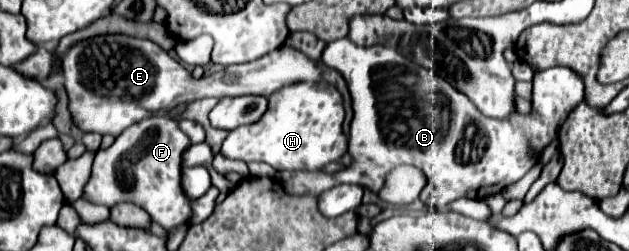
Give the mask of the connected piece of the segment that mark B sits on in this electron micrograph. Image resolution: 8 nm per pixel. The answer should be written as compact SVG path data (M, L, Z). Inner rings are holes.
M344 37L326 45L322 61L340 71L346 83L350 81L348 89L354 103L354 119L350 125L348 153L353 162L342 169L342 175L340 171L276 173L284 191L298 197L318 197L340 185L340 181L358 183L378 193L394 167L414 165L426 175L422 201L432 209L444 209L460 197L470 197L470 193L476 193L478 199L486 199L516 183L532 169L534 159L530 157L530 149L540 151L554 141L560 123L584 99L582 75L570 67L552 67L534 75L532 115L514 113L510 119L494 121L484 117L470 99L448 81L402 57L390 45L360 47ZM472 125L476 131L466 139L468 127Z

